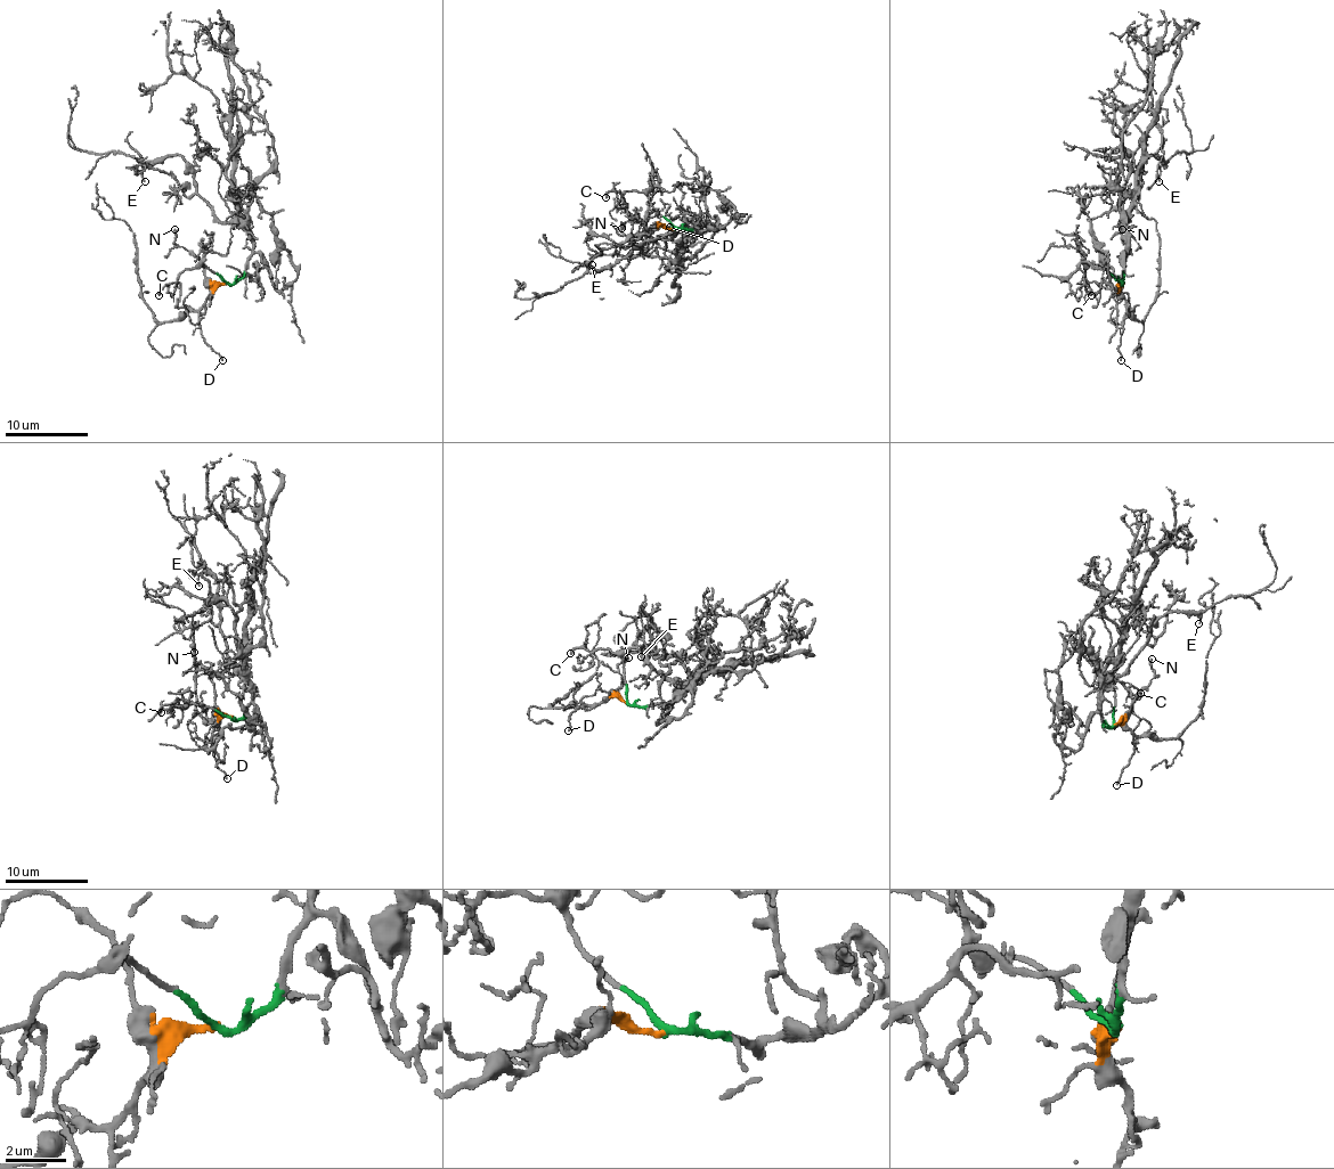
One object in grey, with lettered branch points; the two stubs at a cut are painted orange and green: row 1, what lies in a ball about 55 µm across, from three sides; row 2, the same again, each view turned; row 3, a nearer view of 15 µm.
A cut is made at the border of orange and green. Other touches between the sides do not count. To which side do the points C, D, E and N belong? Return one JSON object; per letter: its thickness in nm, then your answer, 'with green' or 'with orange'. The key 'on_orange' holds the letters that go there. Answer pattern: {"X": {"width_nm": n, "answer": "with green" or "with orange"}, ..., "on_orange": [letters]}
{"C": {"width_nm": 190, "answer": "with green"}, "D": {"width_nm": 140, "answer": "with orange"}, "E": {"width_nm": 140, "answer": "with green"}, "N": {"width_nm": 180, "answer": "with orange"}, "on_orange": ["D", "N"]}

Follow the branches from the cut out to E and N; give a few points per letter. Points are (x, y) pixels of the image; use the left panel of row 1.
E: (229, 284), (243, 274), (252, 237), (222, 222), (197, 193), (192, 169), (179, 156), (148, 164), (144, 181)
N: (229, 284), (212, 281), (204, 274), (204, 266), (175, 240), (175, 228)

